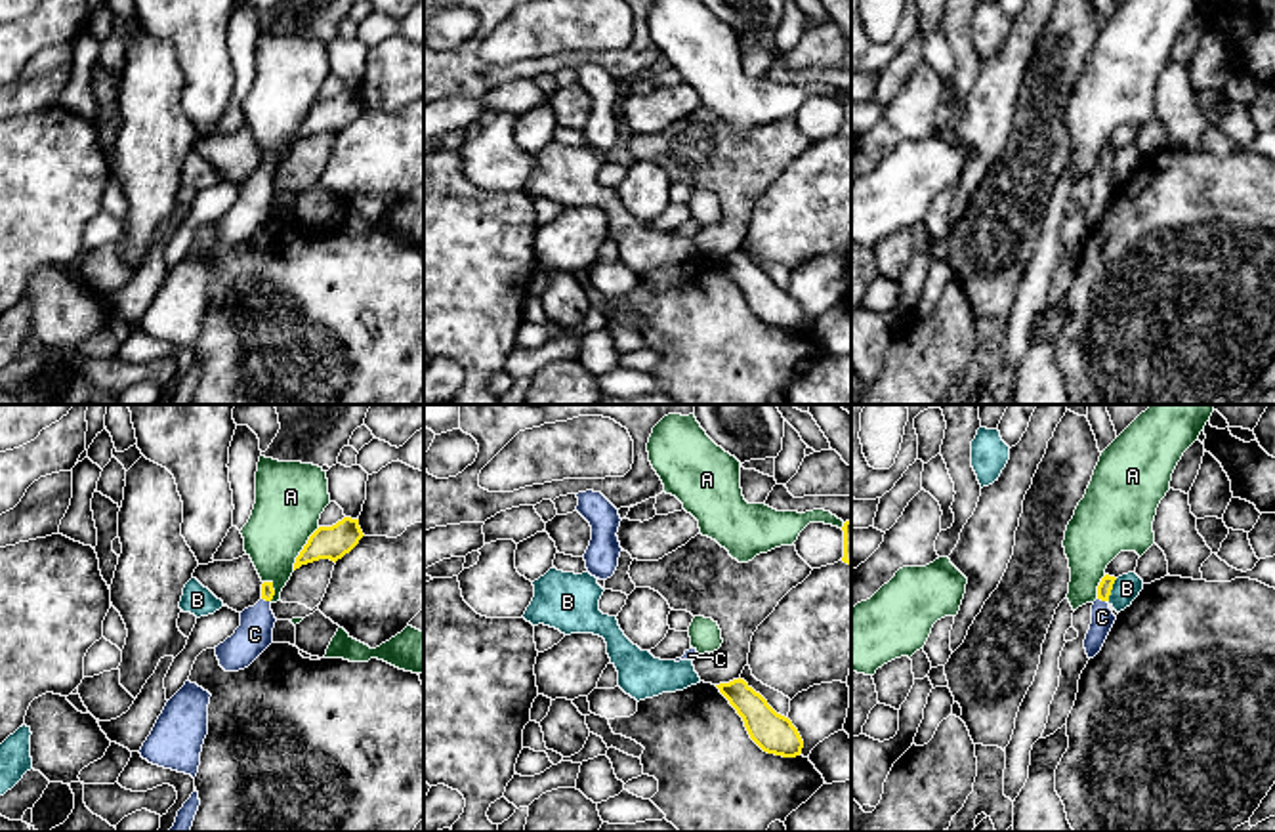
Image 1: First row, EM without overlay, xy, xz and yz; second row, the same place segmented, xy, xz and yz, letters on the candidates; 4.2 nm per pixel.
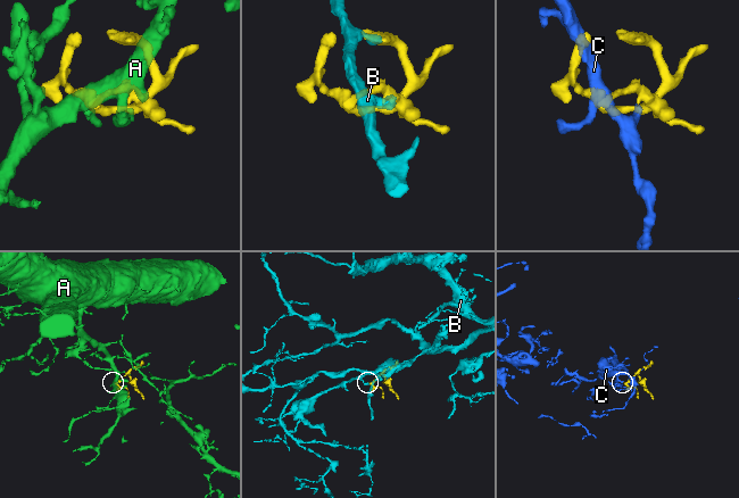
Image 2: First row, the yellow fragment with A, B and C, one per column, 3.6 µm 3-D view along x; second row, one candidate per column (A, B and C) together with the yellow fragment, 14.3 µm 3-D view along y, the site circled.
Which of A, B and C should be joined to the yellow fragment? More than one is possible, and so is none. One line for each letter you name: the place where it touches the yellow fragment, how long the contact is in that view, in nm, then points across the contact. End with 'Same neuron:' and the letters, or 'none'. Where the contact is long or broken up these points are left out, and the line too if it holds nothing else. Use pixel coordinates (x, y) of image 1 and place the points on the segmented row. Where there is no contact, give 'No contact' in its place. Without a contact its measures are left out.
C: Touches yellow at yz (1102, 600). Shared border 40 nm. Path across: yz (1104, 590), (1102, 600), (1102, 617)
Same neuron: C

